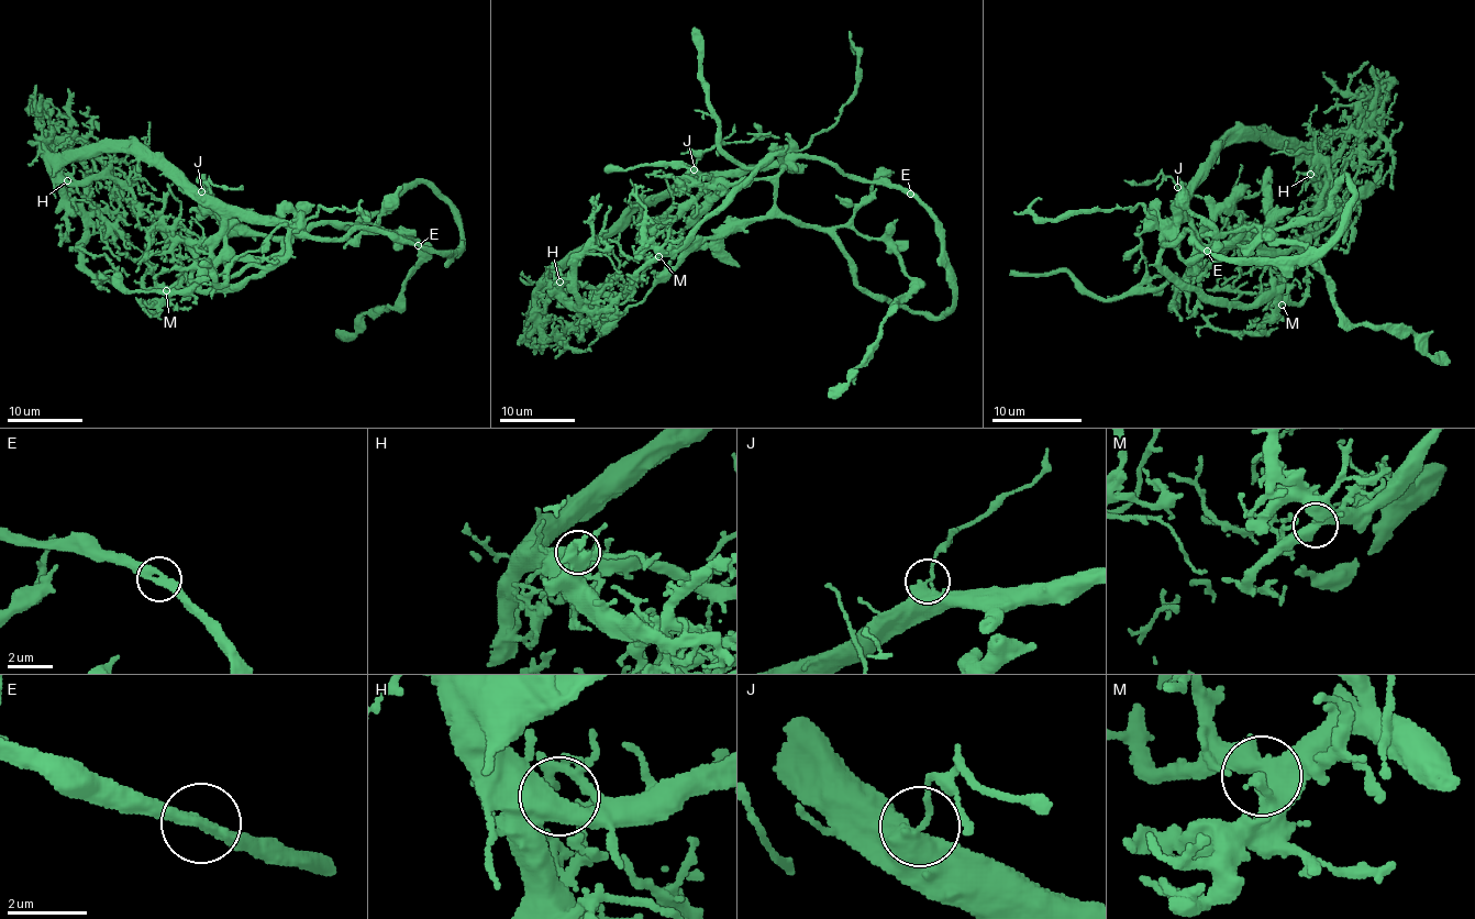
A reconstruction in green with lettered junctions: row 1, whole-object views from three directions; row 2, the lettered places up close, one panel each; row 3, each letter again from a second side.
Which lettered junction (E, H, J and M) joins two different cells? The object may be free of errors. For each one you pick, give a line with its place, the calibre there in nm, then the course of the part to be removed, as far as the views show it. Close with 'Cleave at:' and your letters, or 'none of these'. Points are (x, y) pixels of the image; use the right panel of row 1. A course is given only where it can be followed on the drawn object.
Cleave at: none of these

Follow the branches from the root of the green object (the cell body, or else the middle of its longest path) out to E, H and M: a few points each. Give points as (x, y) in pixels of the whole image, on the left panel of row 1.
E: (272, 236), (281, 241), (285, 252), (296, 235), (342, 239), (351, 230), (368, 228), (395, 233), (418, 244)
H: (272, 236), (226, 235), (185, 244), (130, 210), (125, 214), (86, 212), (65, 194), (67, 180)
M: (272, 236), (226, 235), (213, 241), (198, 256), (198, 262), (190, 269), (190, 280), (175, 283), (166, 290)

